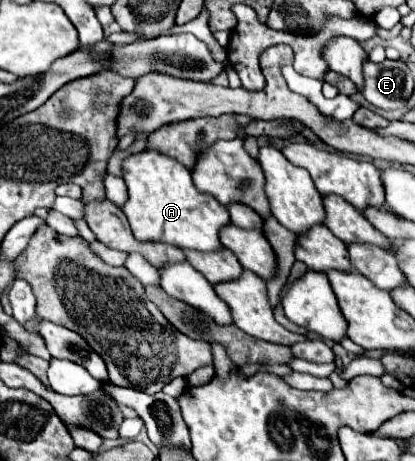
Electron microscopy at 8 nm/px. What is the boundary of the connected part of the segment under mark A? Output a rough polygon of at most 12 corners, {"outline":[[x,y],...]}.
{"outline":[[157,150],[123,160],[135,238],[223,248],[227,208]]}

